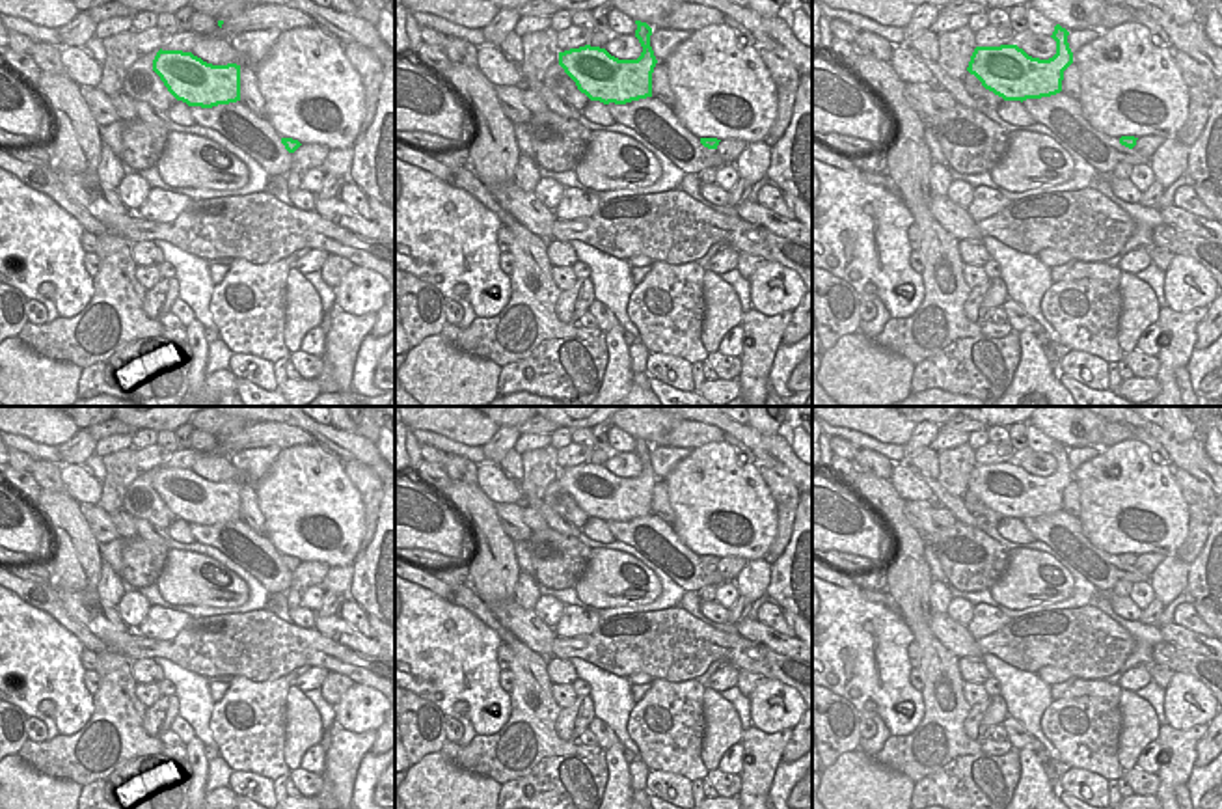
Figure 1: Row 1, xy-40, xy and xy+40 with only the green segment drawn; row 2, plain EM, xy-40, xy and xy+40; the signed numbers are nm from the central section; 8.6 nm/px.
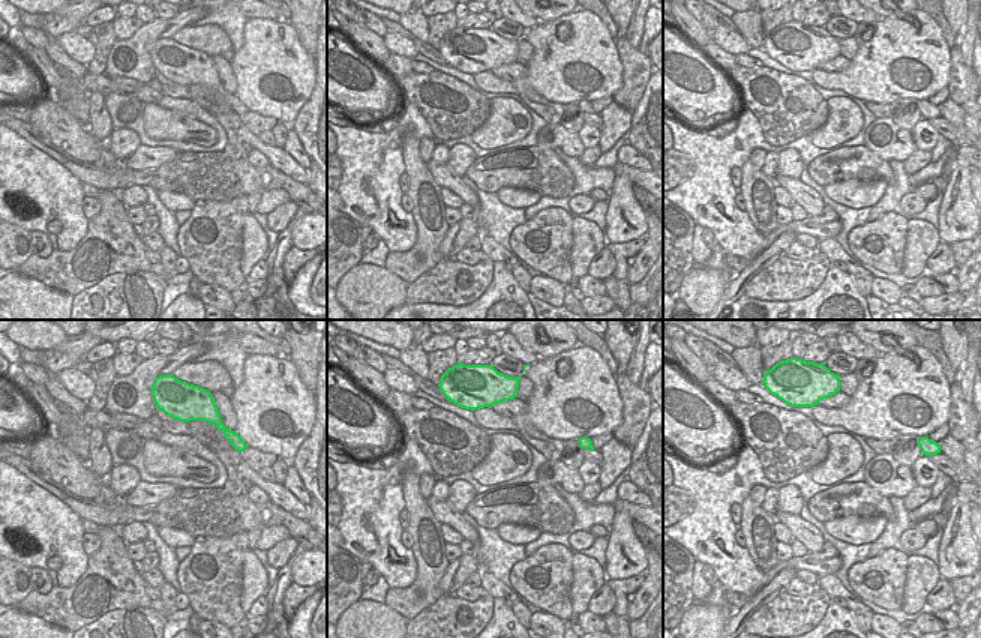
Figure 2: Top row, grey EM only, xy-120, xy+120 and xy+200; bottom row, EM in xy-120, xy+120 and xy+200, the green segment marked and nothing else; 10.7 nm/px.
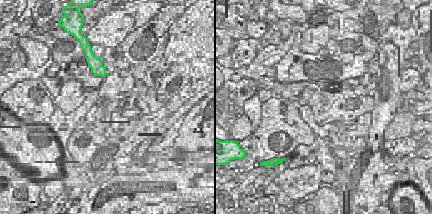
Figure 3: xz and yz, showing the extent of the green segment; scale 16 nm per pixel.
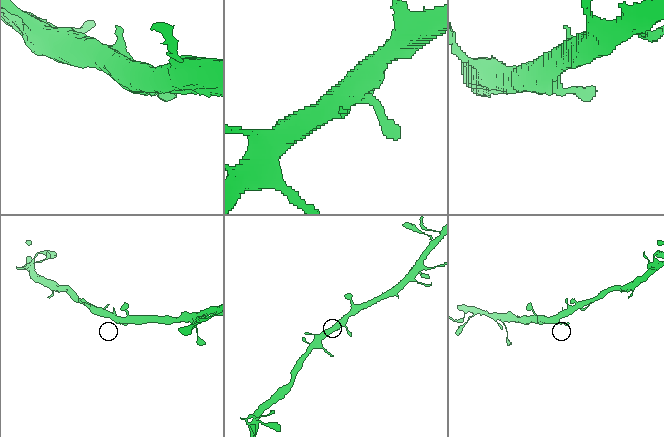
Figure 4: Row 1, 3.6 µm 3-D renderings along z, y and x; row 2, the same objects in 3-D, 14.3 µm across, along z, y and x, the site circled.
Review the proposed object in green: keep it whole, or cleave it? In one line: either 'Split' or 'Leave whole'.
Leave whole.

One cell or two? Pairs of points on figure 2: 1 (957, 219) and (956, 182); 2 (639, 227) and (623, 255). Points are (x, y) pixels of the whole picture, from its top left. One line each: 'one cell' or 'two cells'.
1: one cell
2: two cells

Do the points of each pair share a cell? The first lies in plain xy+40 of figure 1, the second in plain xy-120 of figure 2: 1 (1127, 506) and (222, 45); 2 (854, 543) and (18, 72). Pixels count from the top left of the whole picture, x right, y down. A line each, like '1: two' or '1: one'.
1: two
2: one

